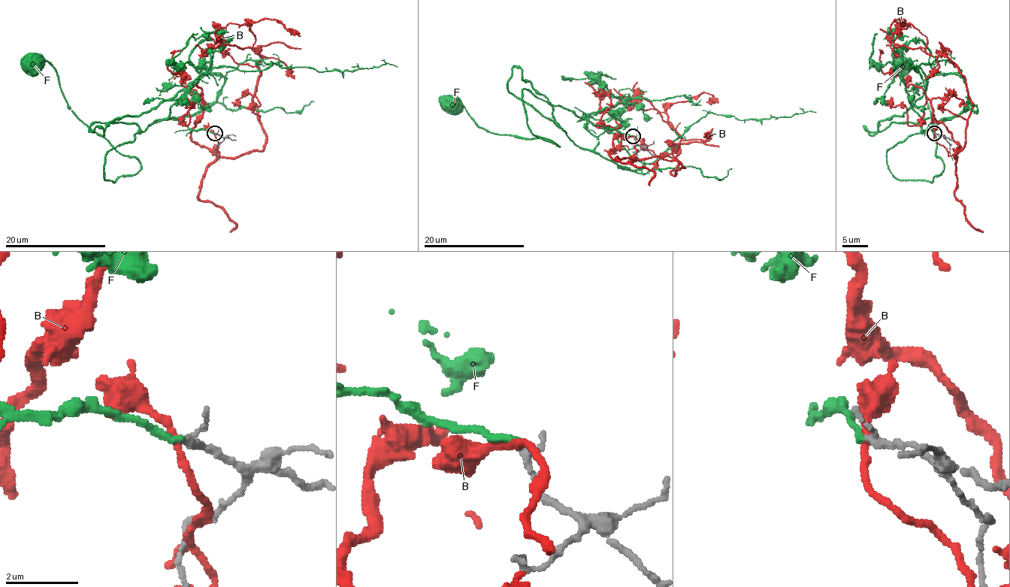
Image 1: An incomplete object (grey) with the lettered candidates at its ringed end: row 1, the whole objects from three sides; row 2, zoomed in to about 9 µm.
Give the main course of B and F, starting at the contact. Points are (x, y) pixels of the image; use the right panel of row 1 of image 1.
B: (933, 134), (956, 156), (972, 104), (966, 80), (897, 19), (892, 33), (899, 28)
F: (933, 134), (927, 126), (948, 119), (887, 151), (888, 169), (931, 182), (944, 170), (920, 73), (902, 63)

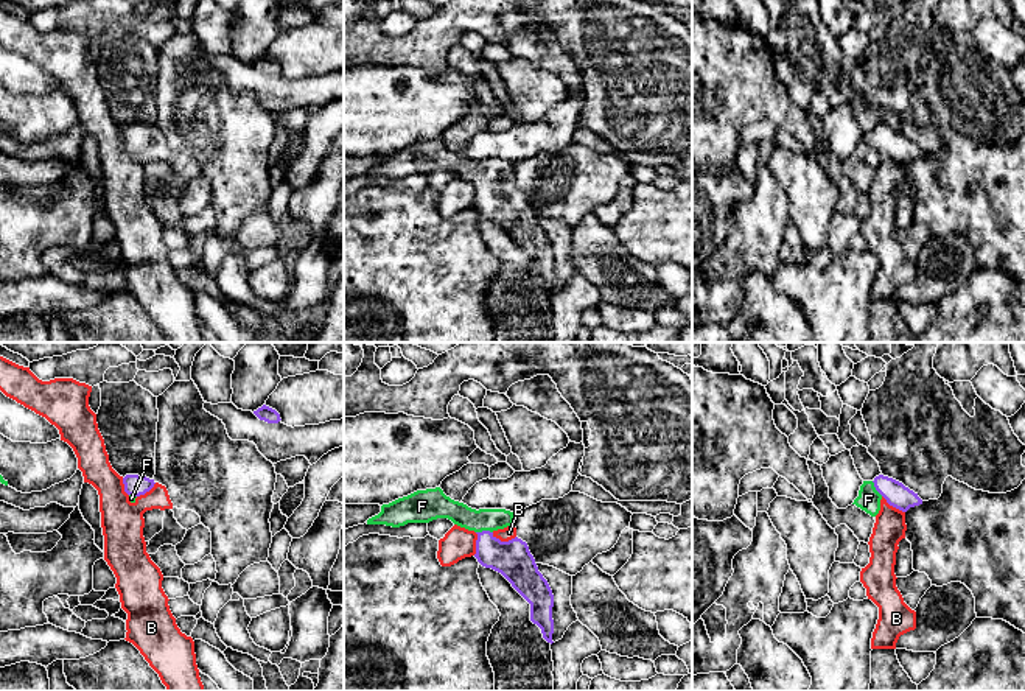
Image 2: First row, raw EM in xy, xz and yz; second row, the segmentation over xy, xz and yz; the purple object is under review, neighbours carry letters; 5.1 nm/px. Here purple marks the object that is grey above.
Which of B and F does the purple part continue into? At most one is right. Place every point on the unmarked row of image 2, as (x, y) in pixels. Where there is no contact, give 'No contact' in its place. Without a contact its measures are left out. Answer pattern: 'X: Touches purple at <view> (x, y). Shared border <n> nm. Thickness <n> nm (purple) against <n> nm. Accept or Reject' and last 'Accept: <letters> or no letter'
B: Touches purple at xz (504, 193). Shared border 130 nm. Thickness 190 nm (purple) against 70 nm. Reject
F: Touches purple at xz (484, 182). Shared border 90 nm. Thickness 190 nm (purple) against 120 nm. Accept
Accept: F

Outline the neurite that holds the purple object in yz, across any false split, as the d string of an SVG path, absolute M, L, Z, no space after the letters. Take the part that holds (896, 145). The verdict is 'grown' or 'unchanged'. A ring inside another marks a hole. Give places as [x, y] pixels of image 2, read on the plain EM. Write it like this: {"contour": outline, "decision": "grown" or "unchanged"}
{"contour": "M879 126L873 132L863 132L859 142L859 148L852 156L876 168L880 162L880 151L885 149L887 154L902 163L907 163L910 159L922 156L922 151L905 139L902 134Z", "decision": "grown"}

